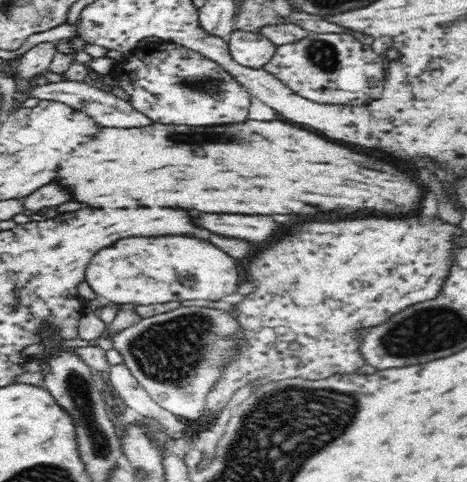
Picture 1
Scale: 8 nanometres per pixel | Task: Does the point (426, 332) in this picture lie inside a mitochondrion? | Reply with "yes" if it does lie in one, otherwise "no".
yes

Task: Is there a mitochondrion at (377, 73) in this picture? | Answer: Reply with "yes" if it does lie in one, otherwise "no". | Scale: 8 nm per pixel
no

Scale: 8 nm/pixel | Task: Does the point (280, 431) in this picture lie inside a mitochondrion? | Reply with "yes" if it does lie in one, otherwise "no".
yes

